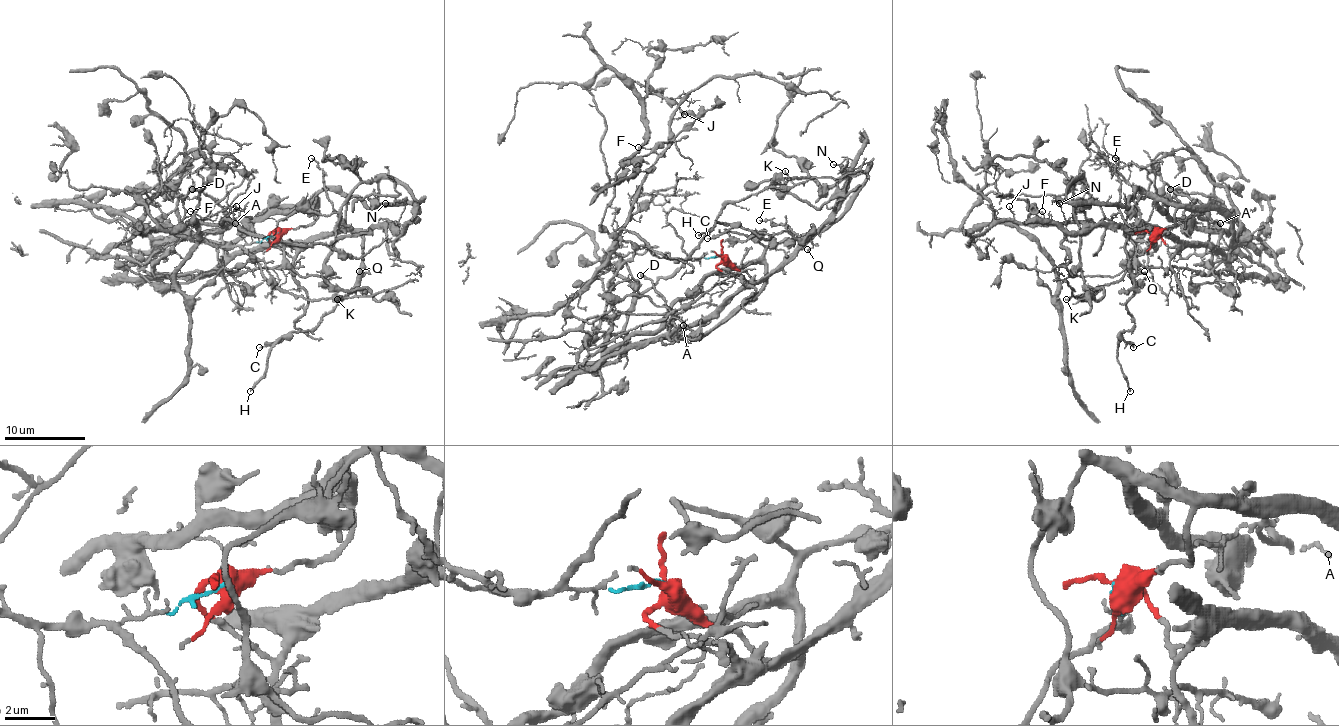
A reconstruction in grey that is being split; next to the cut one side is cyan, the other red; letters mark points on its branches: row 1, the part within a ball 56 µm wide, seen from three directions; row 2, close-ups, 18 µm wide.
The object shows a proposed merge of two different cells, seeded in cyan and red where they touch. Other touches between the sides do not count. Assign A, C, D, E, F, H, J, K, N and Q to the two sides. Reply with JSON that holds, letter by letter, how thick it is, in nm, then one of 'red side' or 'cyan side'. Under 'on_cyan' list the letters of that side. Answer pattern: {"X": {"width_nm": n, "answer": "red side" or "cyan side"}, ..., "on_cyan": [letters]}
{"A": {"width_nm": 150, "answer": "red side"}, "C": {"width_nm": 170, "answer": "red side"}, "D": {"width_nm": 280, "answer": "red side"}, "E": {"width_nm": 130, "answer": "red side"}, "F": {"width_nm": 100, "answer": "cyan side"}, "H": {"width_nm": 160, "answer": "red side"}, "J": {"width_nm": 100, "answer": "cyan side"}, "K": {"width_nm": 130, "answer": "cyan side"}, "N": {"width_nm": 110, "answer": "red side"}, "Q": {"width_nm": 100, "answer": "red side"}, "on_cyan": ["F", "J", "K"]}

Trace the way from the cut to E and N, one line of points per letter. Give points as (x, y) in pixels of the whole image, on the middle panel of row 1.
E: (723, 256), (717, 266), (756, 282), (776, 268), (798, 244), (782, 223), (772, 226), (770, 219), (760, 219)
N: (723, 256), (717, 266), (756, 282), (776, 272), (837, 207), (837, 195), (853, 165), (845, 160), (833, 165)

